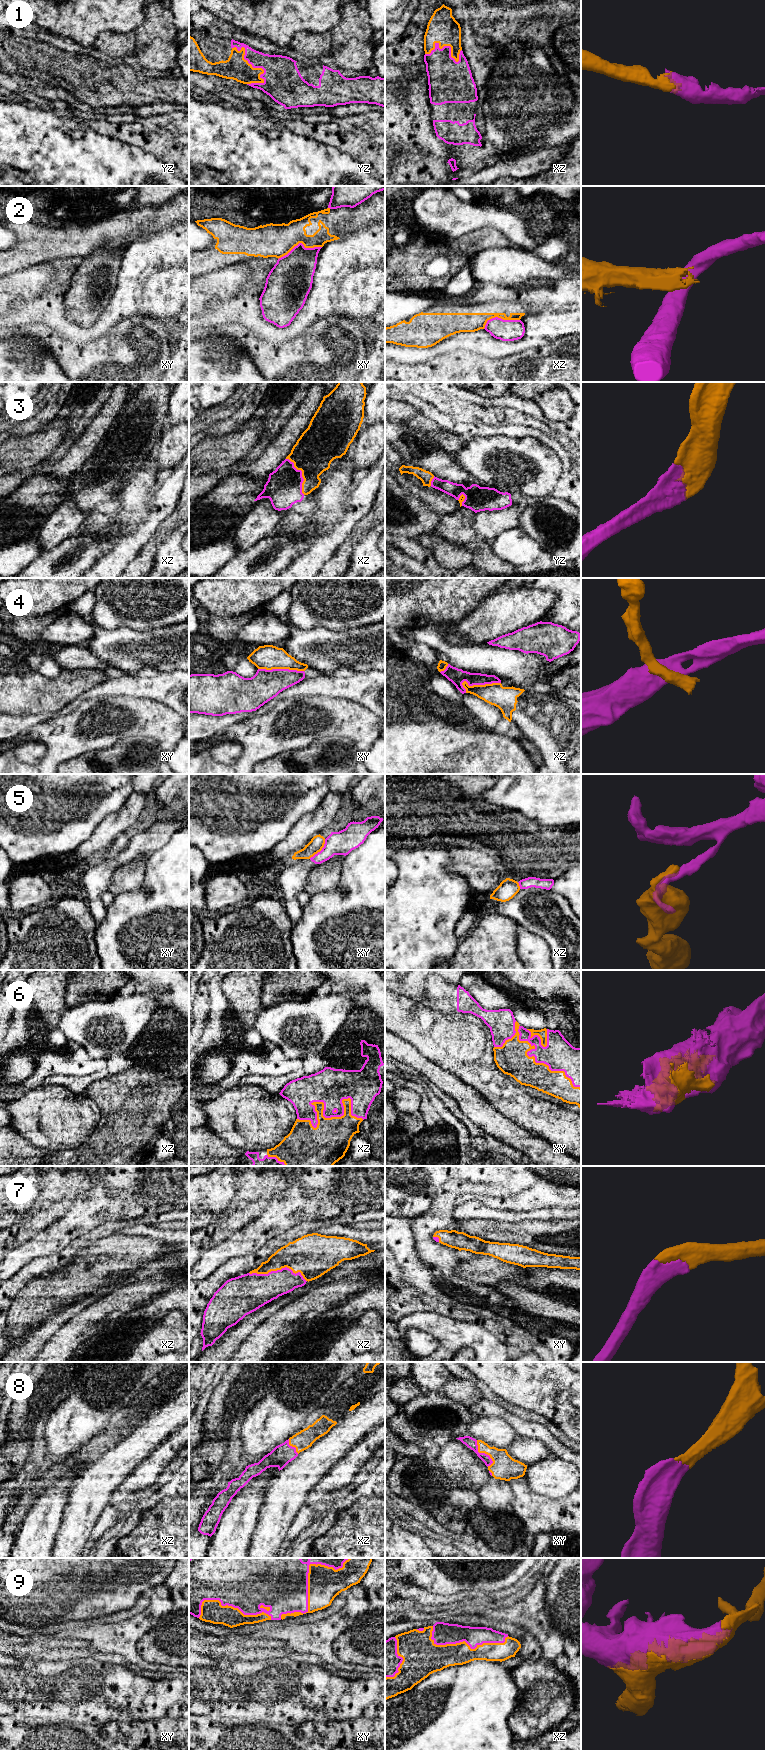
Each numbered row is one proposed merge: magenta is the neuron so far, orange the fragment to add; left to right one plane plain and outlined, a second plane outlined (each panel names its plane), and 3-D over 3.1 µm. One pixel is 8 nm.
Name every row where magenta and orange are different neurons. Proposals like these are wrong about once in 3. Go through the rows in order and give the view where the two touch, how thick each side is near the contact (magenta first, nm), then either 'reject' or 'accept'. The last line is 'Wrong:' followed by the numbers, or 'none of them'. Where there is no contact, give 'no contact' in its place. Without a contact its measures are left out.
1: yz | 260/190 nm | accept
2: xy | 320/280 nm | reject
3: xz | 280/320 nm | accept
4: xz | 130/190 nm | reject
5: xy | 190/120 nm | reject
6: xy | 240/260 nm | accept
7: xz | 280/300 nm | accept
8: xy | 90/200 nm | accept
9: xy | 480/280 nm | accept
Wrong: 2, 4, 5

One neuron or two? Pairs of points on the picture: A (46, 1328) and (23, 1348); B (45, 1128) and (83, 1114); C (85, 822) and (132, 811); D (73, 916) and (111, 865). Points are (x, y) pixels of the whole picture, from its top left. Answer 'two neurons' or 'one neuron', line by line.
A: one neuron
B: one neuron
C: two neurons
D: two neurons

